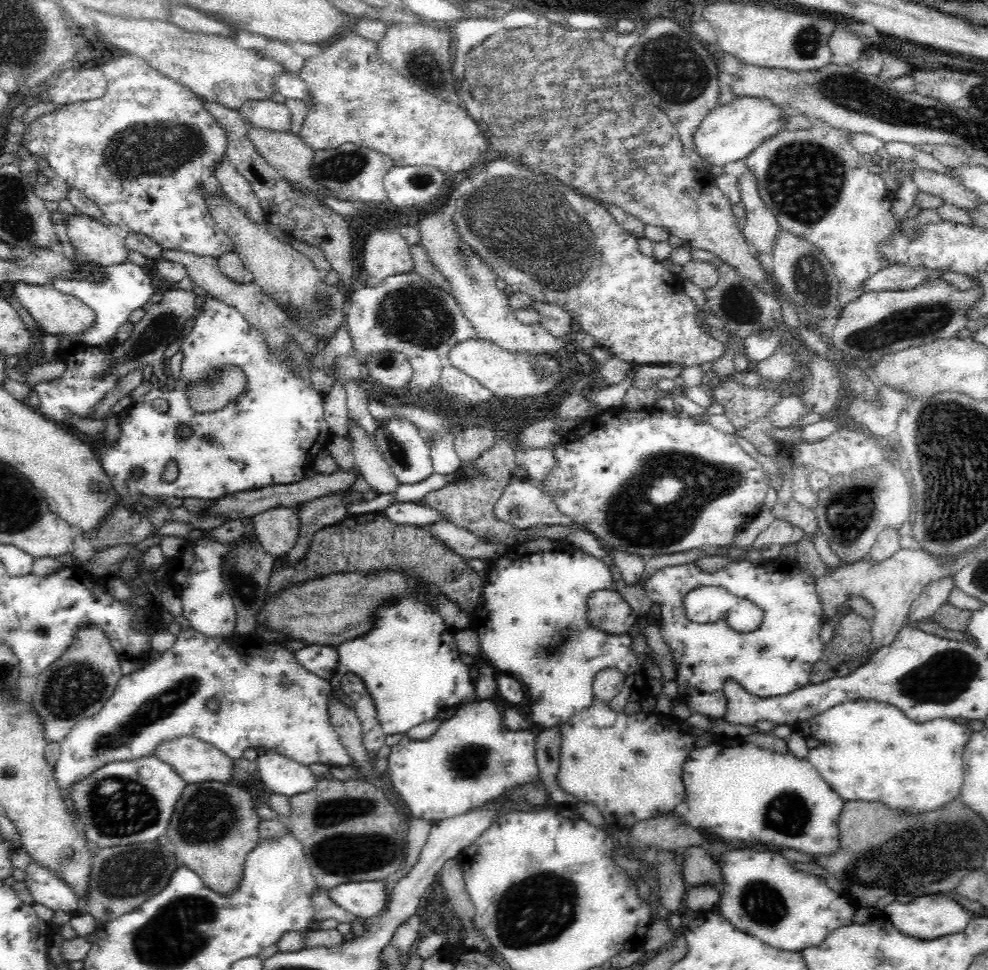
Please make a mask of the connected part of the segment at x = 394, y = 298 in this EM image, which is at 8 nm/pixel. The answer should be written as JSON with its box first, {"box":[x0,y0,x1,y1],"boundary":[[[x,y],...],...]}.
{"box":[345,273,475,394],"boundary":[[[418,273],[397,274],[383,279],[378,287],[364,288],[364,300],[360,302],[360,292],[352,292],[348,295],[350,306],[346,306],[345,322],[348,332],[352,339],[352,352],[357,358],[357,362],[364,370],[366,380],[372,380],[369,374],[365,372],[367,363],[370,362],[372,355],[384,351],[398,351],[404,353],[412,365],[412,378],[403,390],[415,391],[418,394],[432,391],[438,383],[440,370],[442,368],[442,358],[448,356],[449,352],[458,343],[472,339],[475,336],[474,327],[464,316],[462,309],[458,306],[455,298],[445,290],[437,286],[428,284]]]}

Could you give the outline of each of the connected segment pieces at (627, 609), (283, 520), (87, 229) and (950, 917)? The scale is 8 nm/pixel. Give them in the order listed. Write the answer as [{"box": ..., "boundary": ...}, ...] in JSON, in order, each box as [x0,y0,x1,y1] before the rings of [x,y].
[{"box":[585,587,637,635],"boundary":[[[612,587],[589,593],[586,611],[585,622],[606,635],[627,634],[637,619],[631,606]]]},{"box":[252,507,300,559],"boundary":[[[286,507],[272,508],[252,517],[255,536],[262,550],[279,559],[297,544],[300,519],[296,510]]]},{"box":[62,213,129,267],"boundary":[[[79,213],[70,215],[62,221],[65,224],[64,231],[69,237],[69,242],[75,248],[74,254],[76,254],[77,260],[99,264],[100,267],[111,267],[126,262],[126,257],[129,252],[129,250],[125,248],[127,233],[120,227],[106,226],[90,216]]]},{"box":[882,895,972,942],"boundary":[[[932,895],[916,897],[908,904],[900,904],[900,902],[892,902],[884,908],[882,914],[892,926],[896,928],[901,935],[905,935],[910,939],[922,940],[928,942],[935,939],[943,939],[944,936],[951,936],[964,932],[968,923],[972,920],[968,916],[967,910],[955,900],[938,895],[933,898]]]}]

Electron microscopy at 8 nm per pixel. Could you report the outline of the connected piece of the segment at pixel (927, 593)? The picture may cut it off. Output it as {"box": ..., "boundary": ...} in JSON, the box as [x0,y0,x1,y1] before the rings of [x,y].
{"box":[904,573,955,627],"boundary":[[[950,573],[944,577],[937,578],[936,581],[929,581],[924,590],[912,603],[907,618],[904,623],[912,623],[912,627],[917,627],[920,620],[932,619],[933,614],[948,600],[950,591],[955,586],[954,577]]]}

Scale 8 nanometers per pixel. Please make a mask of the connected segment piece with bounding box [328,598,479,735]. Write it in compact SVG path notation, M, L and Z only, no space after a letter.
M414 598L400 599L390 606L384 606L378 612L378 622L370 632L358 638L348 640L337 647L338 668L336 675L329 682L329 697L335 694L335 688L340 687L342 678L347 672L355 674L366 685L368 694L372 697L377 719L386 735L404 735L413 726L418 726L426 720L432 720L441 710L453 710L457 706L476 703L474 693L475 682L469 674L469 666L460 660L460 652L456 648L454 634L450 627L446 628L444 619L434 607Z

